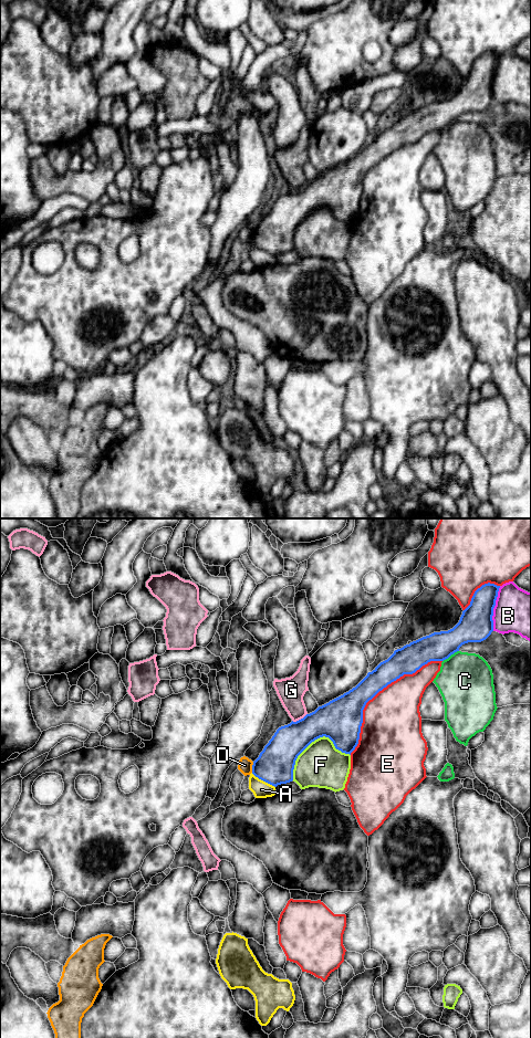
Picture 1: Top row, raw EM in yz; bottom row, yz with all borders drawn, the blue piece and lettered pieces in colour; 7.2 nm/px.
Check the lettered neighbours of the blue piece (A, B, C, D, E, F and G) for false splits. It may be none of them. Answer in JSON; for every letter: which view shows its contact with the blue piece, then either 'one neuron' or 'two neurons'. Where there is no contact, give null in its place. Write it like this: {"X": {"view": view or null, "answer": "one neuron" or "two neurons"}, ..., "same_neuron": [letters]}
{"A": {"view": "yz", "answer": "two neurons"}, "B": {"view": "yz", "answer": "two neurons"}, "C": {"view": "yz", "answer": "two neurons"}, "D": {"view": "yz", "answer": "two neurons"}, "E": {"view": "yz", "answer": "two neurons"}, "F": {"view": "yz", "answer": "two neurons"}, "G": {"view": "yz", "answer": "two neurons"}, "same_neuron": []}

